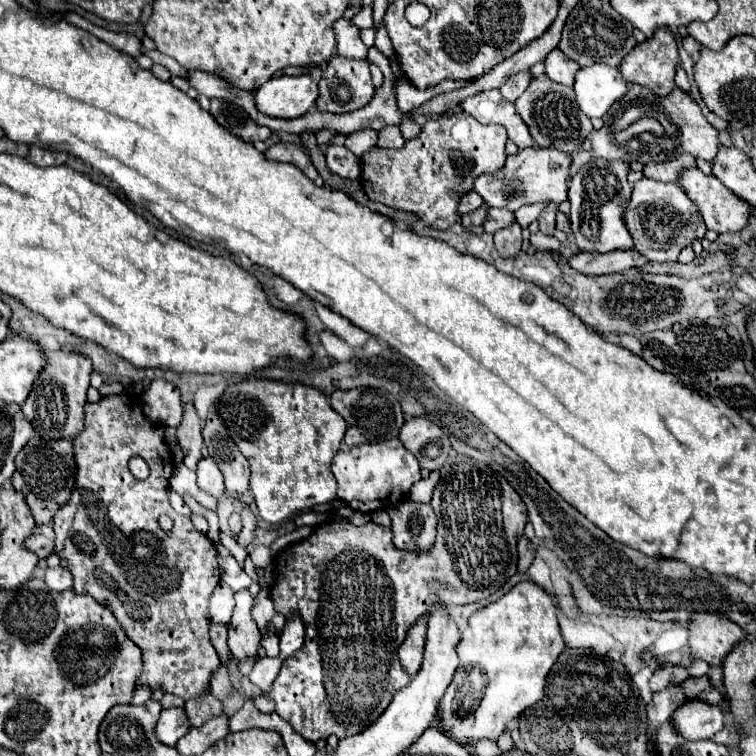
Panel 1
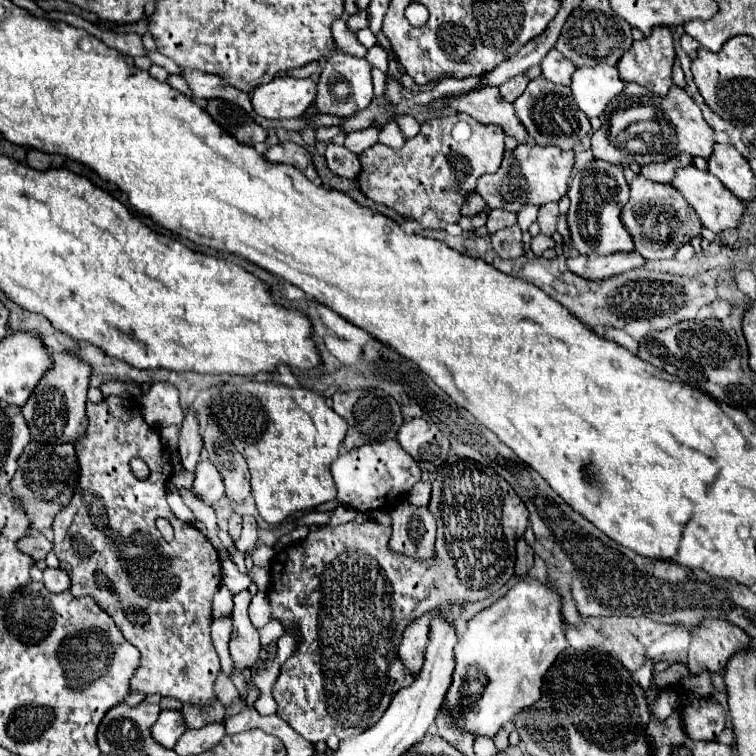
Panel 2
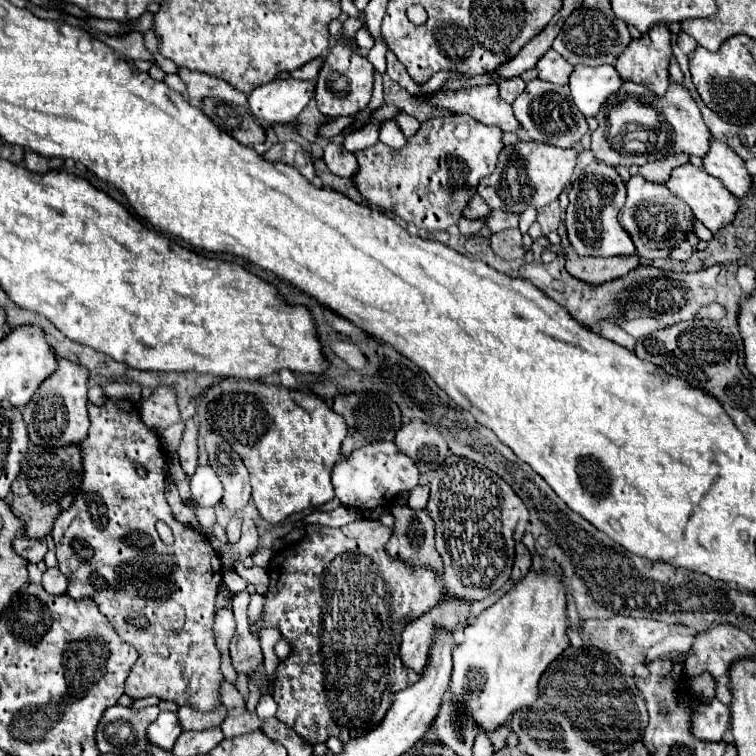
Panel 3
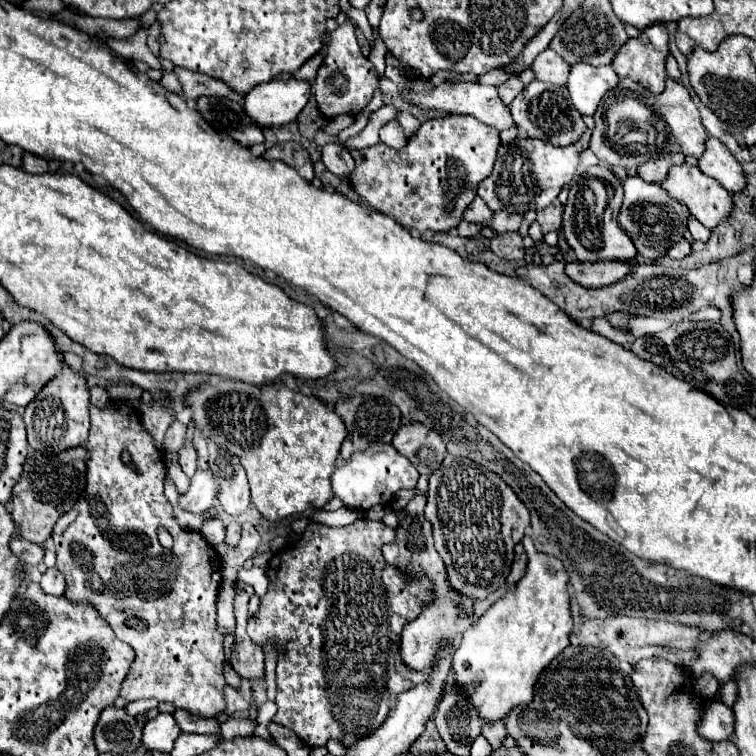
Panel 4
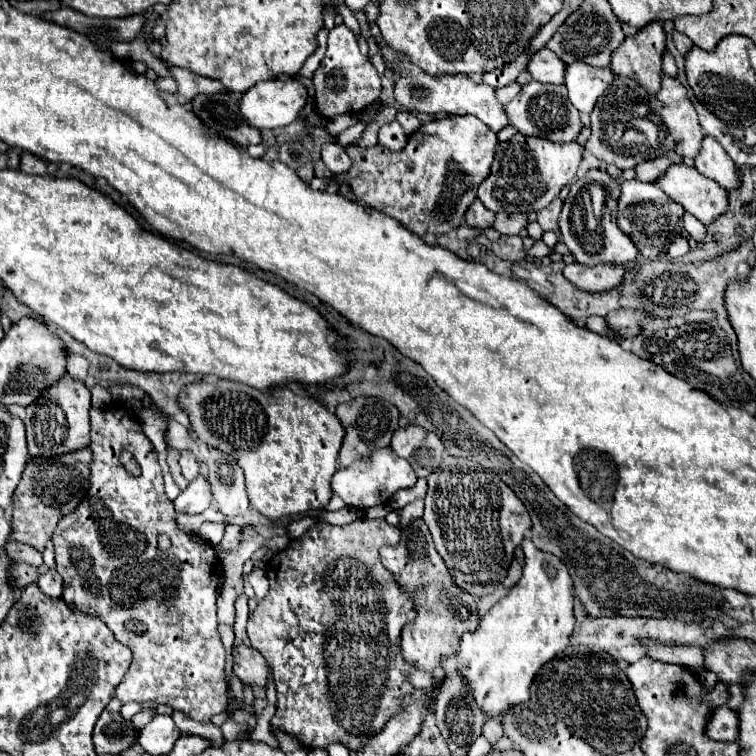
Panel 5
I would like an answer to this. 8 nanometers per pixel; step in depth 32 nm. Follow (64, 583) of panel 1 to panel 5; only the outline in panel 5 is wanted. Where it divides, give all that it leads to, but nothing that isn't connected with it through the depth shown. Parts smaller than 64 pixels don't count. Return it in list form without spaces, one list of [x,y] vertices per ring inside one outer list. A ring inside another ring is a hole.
[[[48,570],[46,574],[42,574],[38,580],[38,586],[44,594],[48,594],[52,598],[62,596],[62,576],[56,570]]]

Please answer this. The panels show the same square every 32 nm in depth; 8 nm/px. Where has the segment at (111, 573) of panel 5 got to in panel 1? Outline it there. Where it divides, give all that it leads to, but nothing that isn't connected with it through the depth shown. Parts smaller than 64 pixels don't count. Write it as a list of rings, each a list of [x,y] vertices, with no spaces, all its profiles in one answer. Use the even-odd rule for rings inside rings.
[[[112,394],[104,396],[96,404],[84,408],[84,430],[74,438],[74,460],[76,460],[76,486],[64,508],[54,516],[56,532],[56,554],[62,566],[74,576],[74,592],[88,594],[102,604],[108,604],[114,616],[124,624],[130,640],[142,648],[144,670],[138,686],[148,684],[152,690],[162,688],[184,700],[200,698],[210,694],[210,678],[220,666],[220,658],[210,644],[208,628],[208,600],[220,582],[220,568],[216,560],[216,546],[212,540],[198,532],[188,516],[180,516],[170,506],[170,476],[174,462],[170,448],[164,440],[164,426],[154,424],[142,410],[140,396]],[[142,456],[150,466],[146,480],[136,480],[128,470],[128,460]],[[168,514],[174,520],[172,532],[164,532],[158,518]],[[100,530],[106,530],[106,544],[102,542]]]

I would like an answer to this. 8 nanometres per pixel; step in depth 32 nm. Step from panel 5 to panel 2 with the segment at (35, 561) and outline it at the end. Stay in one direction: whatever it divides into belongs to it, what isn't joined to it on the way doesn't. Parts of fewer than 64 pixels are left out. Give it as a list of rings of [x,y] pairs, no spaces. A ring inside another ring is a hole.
[[[28,534],[20,540],[20,550],[34,556],[34,560],[44,560],[46,554],[52,550],[52,542],[48,542],[42,534]]]

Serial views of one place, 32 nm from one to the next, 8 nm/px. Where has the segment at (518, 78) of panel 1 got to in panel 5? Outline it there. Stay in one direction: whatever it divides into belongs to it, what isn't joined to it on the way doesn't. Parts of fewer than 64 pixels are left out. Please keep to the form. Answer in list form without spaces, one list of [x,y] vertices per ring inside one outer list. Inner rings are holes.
[[[512,80],[508,86],[496,90],[496,96],[498,96],[498,100],[500,100],[502,104],[508,104],[508,100],[512,100],[520,90],[522,90],[522,86],[520,86],[516,80]]]

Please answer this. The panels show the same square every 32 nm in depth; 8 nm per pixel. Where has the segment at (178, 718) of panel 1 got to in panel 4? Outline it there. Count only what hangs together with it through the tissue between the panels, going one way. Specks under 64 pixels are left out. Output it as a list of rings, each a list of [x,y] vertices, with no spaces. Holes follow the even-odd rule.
[[[158,714],[156,720],[150,720],[144,728],[144,744],[148,750],[170,752],[180,732],[182,730],[178,728],[172,714]]]

